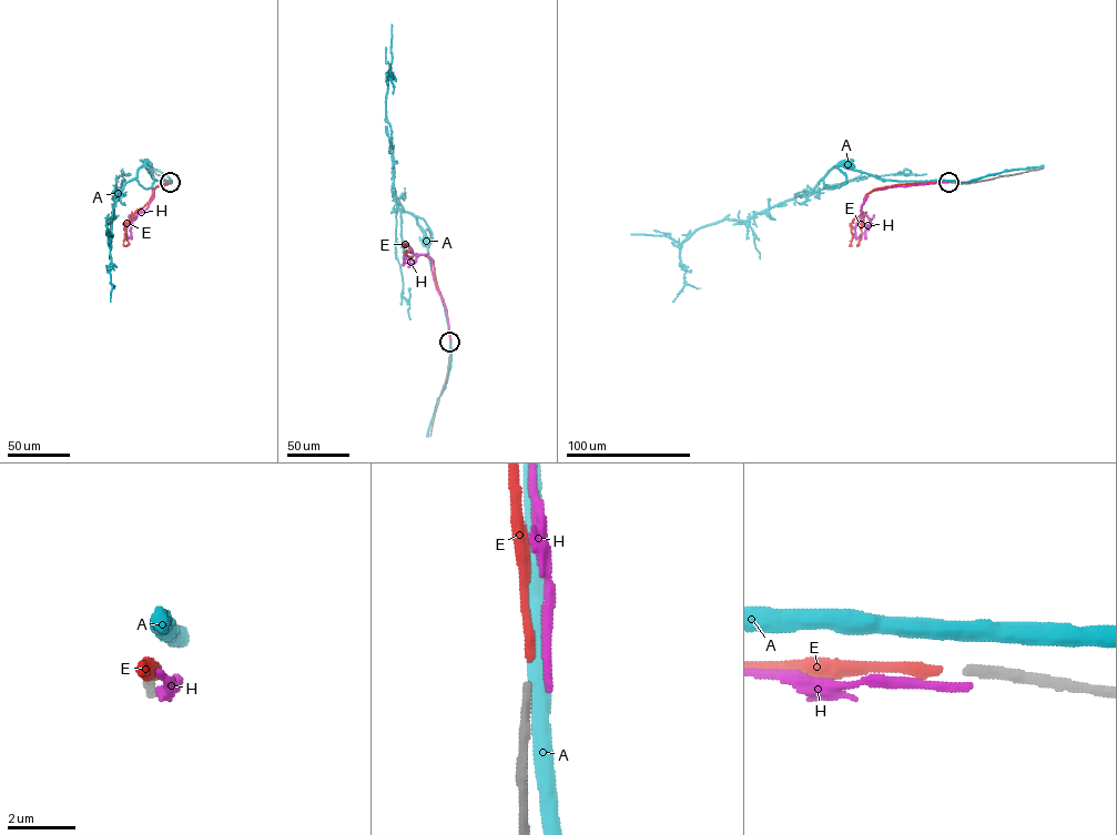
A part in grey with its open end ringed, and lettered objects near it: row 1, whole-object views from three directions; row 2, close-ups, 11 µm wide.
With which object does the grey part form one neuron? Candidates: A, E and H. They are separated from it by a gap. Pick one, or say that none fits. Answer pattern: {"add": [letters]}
{"add": ["E"]}

